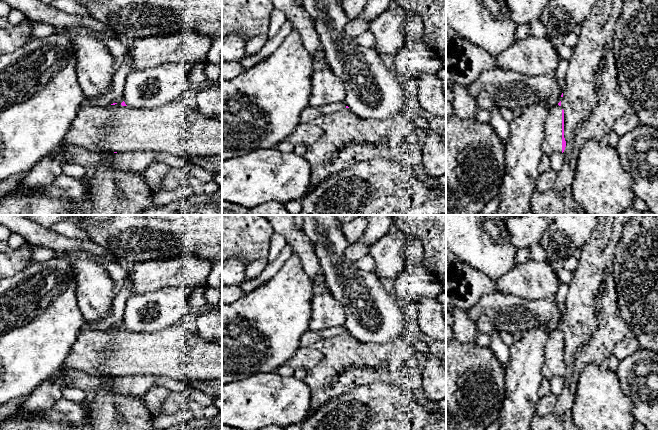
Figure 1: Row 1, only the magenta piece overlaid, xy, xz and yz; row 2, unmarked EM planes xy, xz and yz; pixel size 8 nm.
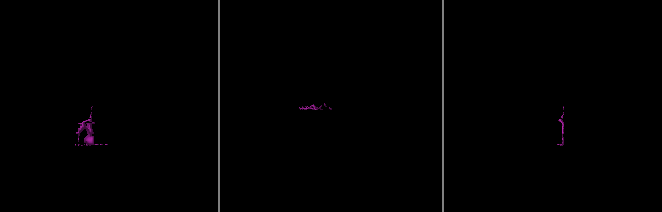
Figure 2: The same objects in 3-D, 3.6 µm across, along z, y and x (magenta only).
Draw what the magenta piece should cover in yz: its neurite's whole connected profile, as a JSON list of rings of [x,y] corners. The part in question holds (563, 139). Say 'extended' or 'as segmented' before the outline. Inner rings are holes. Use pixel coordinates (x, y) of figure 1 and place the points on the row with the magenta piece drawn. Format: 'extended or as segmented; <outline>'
extended; [[[561,101],[550,108],[544,122],[543,153],[550,156],[553,153],[563,153],[566,147],[564,138],[564,110]]]

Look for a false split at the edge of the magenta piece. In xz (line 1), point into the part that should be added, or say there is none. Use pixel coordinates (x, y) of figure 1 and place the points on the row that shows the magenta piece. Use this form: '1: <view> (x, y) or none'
1: none

